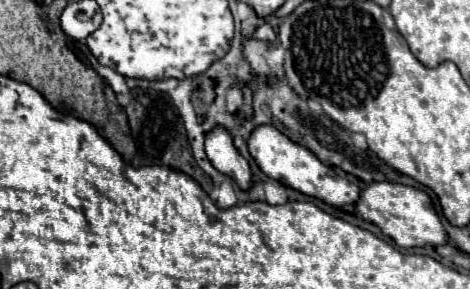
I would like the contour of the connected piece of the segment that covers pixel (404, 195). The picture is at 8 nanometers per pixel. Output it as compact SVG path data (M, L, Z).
M368 183L360 191L360 199L356 201L356 213L374 223L382 229L382 233L396 241L400 247L424 247L424 245L444 245L450 243L450 239L444 233L444 227L440 223L440 217L436 215L430 197L414 187L406 187L400 183Z

